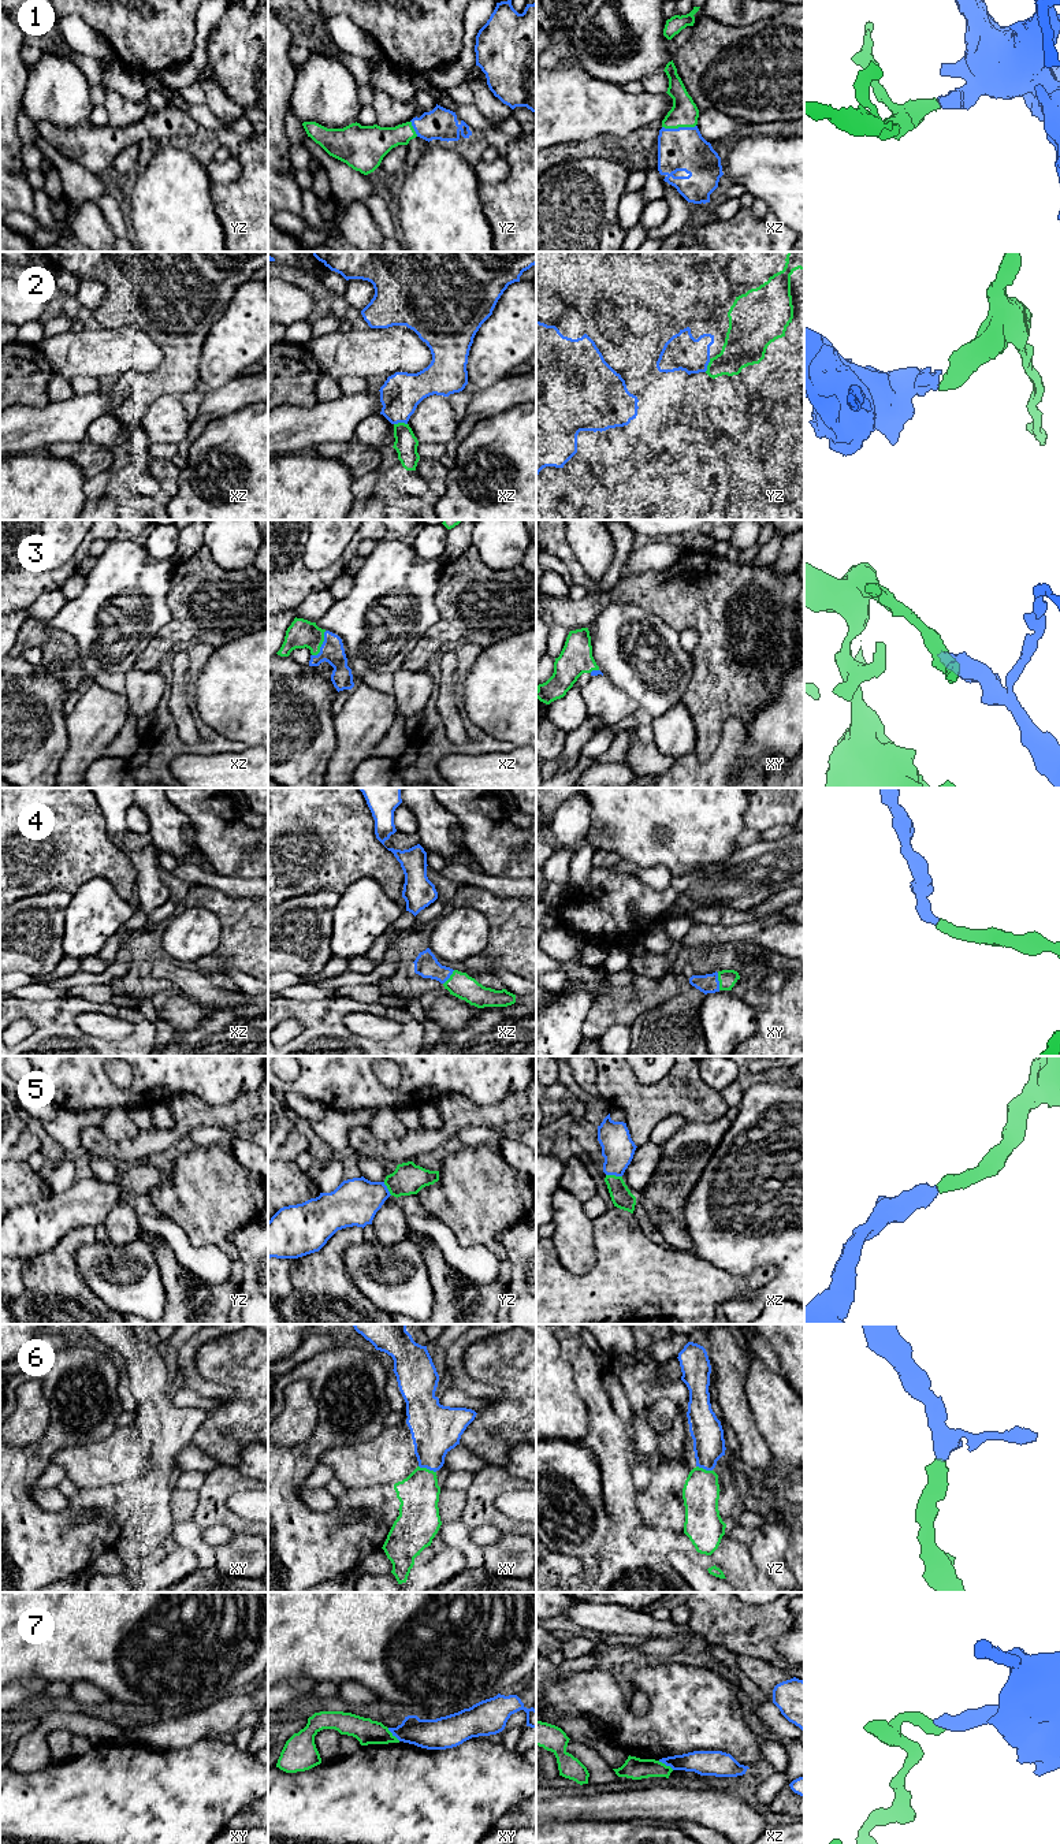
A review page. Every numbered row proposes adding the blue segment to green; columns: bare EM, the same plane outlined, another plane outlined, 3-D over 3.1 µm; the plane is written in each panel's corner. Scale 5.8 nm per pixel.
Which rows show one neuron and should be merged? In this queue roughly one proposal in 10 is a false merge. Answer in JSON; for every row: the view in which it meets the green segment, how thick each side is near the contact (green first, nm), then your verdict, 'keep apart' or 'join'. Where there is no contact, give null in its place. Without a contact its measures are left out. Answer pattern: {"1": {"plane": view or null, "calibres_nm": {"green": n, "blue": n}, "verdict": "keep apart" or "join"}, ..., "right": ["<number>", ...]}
{"1": {"plane": "xz", "calibres_nm": {"green": 160, "blue": 260}, "verdict": "join"}, "2": {"plane": "xz", "calibres_nm": {"green": 130, "blue": 240}, "verdict": "join"}, "3": {"plane": "xz", "calibres_nm": {"green": 170, "blue": 140}, "verdict": "join"}, "4": {"plane": "xy", "calibres_nm": {"green": 100, "blue": 110}, "verdict": "join"}, "5": {"plane": "xz", "calibres_nm": {"green": 120, "blue": 190}, "verdict": "join"}, "6": {"plane": "xy", "calibres_nm": {"green": 240, "blue": 300}, "verdict": "join"}, "7": {"plane": "xy", "calibres_nm": {"green": 150, "blue": 180}, "verdict": "keep apart"}, "right": ["1", "2", "3", "4", "5", "6"]}

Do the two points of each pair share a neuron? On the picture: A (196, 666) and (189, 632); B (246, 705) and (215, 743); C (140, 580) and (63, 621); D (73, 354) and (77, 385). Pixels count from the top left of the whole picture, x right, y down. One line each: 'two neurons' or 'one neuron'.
A: two neurons
B: two neurons
C: one neuron
D: two neurons

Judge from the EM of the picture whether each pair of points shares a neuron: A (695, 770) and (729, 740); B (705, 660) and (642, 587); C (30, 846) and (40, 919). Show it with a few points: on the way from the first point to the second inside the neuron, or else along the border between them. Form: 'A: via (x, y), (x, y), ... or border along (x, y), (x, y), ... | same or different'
A: via (706, 770), (726, 751) | same
B: via (705, 636), (705, 629), (669, 594), (665, 594) | same
C: border along (69, 892), (48, 891), (23, 896), (14, 902) | different

